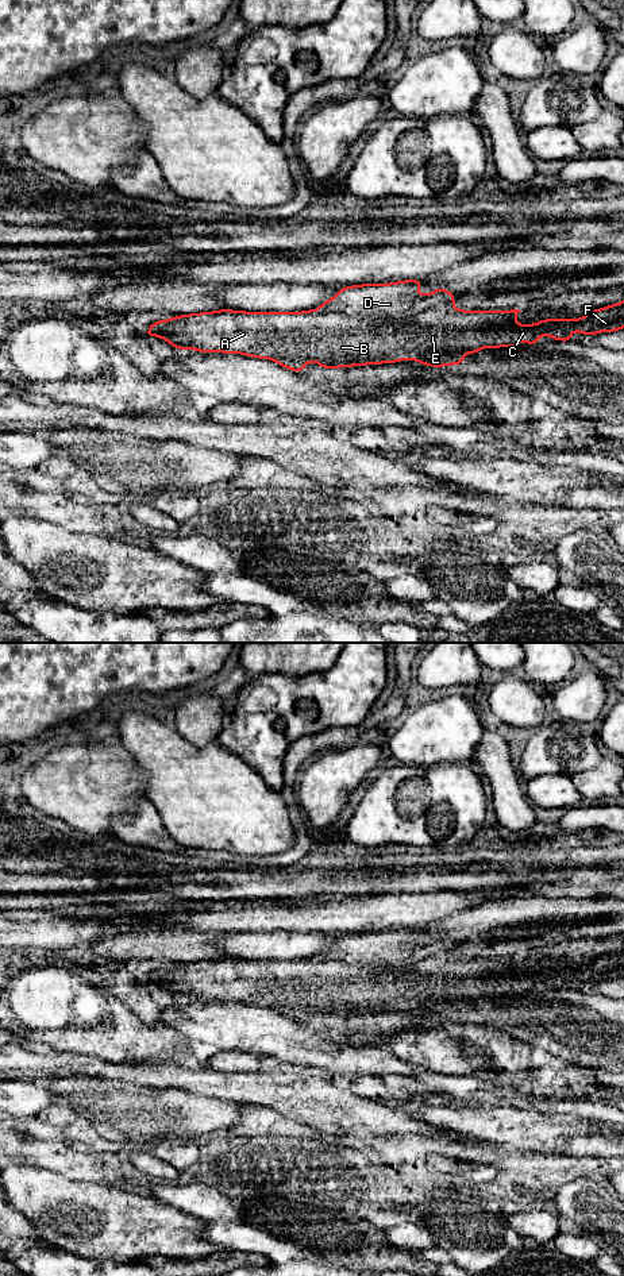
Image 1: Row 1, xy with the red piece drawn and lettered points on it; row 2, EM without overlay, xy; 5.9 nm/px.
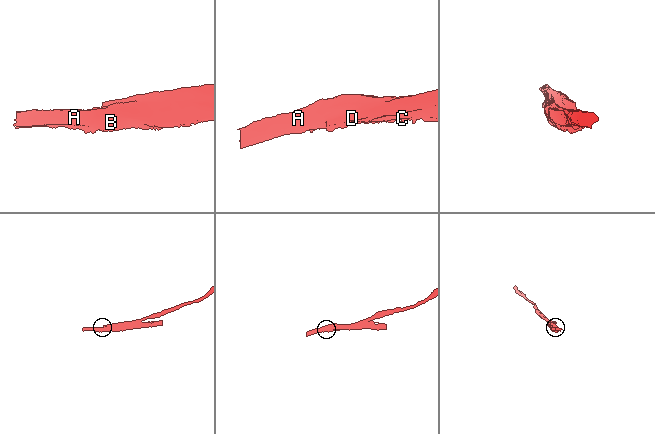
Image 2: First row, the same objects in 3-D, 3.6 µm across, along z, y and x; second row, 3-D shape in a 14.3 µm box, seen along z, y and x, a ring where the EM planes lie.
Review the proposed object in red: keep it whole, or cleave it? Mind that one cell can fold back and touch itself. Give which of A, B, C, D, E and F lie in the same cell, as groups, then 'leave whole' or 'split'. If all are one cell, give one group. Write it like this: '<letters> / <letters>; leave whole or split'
A B C E F / D; split

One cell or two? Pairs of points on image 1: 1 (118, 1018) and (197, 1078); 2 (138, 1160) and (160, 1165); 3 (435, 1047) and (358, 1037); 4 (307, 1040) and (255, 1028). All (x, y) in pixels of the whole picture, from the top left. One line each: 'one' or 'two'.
1: two
2: one
3: two
4: one

